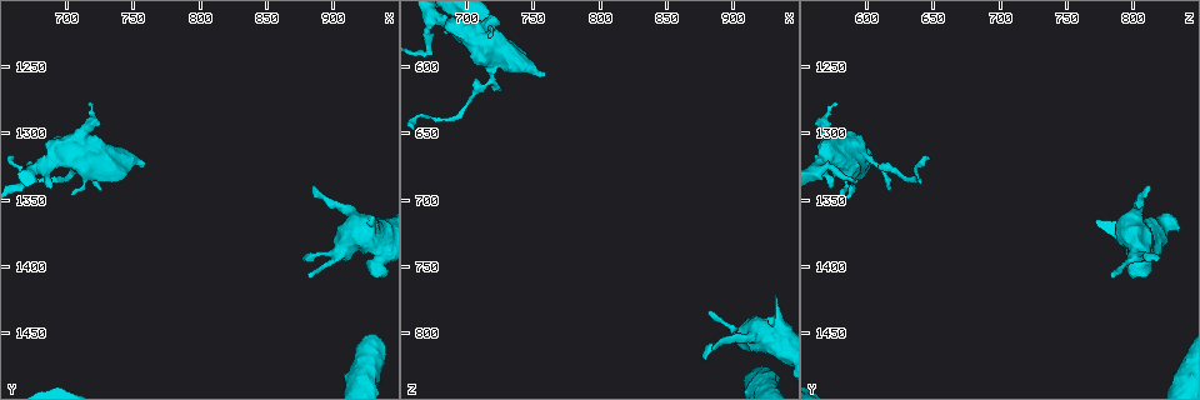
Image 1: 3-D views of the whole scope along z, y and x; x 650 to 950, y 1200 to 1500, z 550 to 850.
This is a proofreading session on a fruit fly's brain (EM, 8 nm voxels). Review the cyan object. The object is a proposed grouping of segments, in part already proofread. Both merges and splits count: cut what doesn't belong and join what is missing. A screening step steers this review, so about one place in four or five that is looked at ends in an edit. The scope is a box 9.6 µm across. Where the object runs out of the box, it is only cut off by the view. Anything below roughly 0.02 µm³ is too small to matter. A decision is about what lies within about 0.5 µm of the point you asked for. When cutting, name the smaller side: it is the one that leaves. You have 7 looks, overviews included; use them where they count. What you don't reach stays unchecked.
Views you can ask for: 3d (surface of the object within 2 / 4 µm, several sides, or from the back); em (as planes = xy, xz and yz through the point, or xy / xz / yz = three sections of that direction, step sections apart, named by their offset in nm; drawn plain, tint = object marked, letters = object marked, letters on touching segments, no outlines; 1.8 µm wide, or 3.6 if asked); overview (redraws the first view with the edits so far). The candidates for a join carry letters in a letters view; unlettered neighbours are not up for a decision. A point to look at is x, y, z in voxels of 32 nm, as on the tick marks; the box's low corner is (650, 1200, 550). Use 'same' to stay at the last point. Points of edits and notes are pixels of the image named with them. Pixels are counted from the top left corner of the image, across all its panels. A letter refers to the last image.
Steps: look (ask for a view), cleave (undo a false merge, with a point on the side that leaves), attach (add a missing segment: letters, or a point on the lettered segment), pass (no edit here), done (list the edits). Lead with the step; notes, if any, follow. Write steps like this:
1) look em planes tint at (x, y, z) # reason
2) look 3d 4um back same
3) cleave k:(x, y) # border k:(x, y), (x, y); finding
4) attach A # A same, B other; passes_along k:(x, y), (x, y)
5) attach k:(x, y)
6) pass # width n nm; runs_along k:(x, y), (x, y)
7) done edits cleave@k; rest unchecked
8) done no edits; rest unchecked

look 3d 2um back at (884, 1338, 812) # an open end

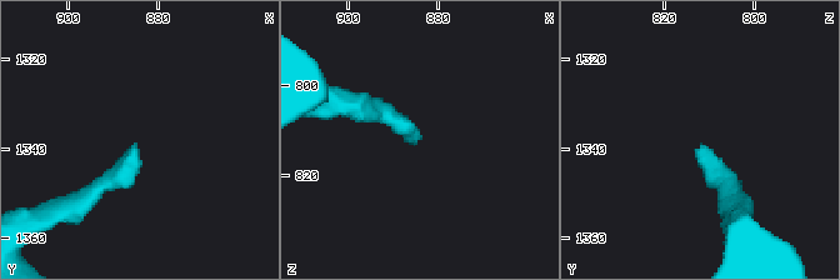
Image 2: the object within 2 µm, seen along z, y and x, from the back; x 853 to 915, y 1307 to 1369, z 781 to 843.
look em planes tint at (885, 1339, 811) # shape alone is not enough

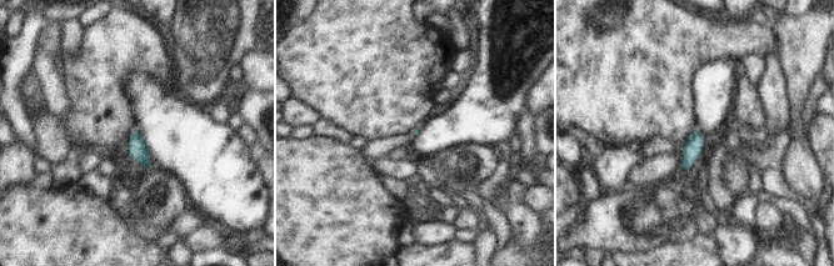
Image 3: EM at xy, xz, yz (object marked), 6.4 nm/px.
look em planes letters same # what lies round it

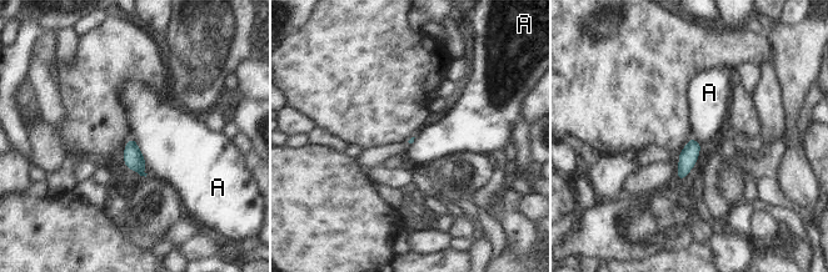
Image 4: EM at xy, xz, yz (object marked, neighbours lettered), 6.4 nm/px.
pass # A other; border 4:(133, 137), (146, 166); none of them fits

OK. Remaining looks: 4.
look 3d 4um at (882, 1408, 782) # tapers out

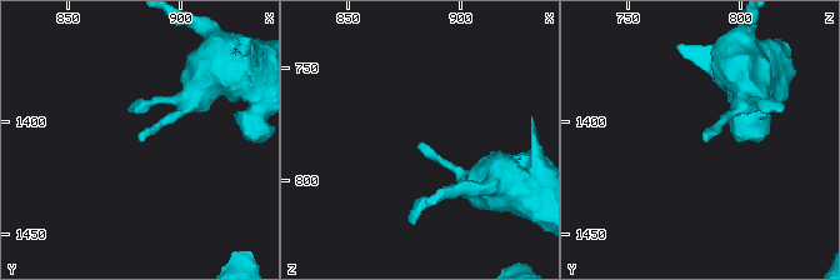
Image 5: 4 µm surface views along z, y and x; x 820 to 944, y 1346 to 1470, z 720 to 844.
look em planes tint at (881, 1409, 784) # need the tissue

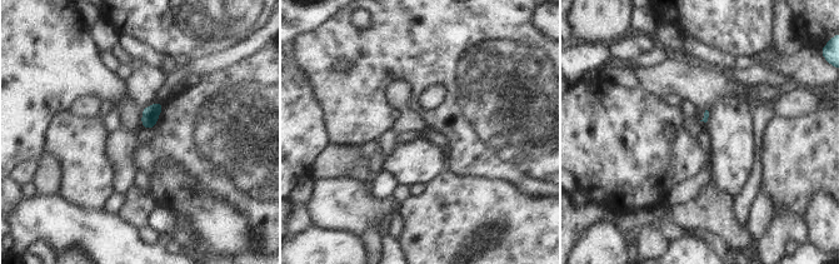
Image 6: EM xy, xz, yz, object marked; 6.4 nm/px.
look em planes letters same # what lies round it

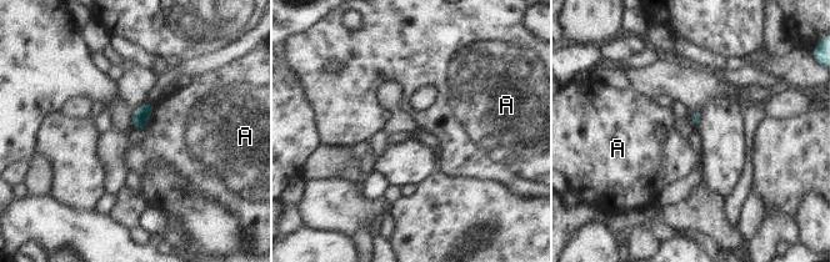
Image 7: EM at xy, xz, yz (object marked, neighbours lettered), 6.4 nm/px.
pass # longest_contact A 180 nm; A other; border 7:(155, 104), (146, 129); no lettered segment goes on from it

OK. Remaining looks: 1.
done no edits; rest unchecked

